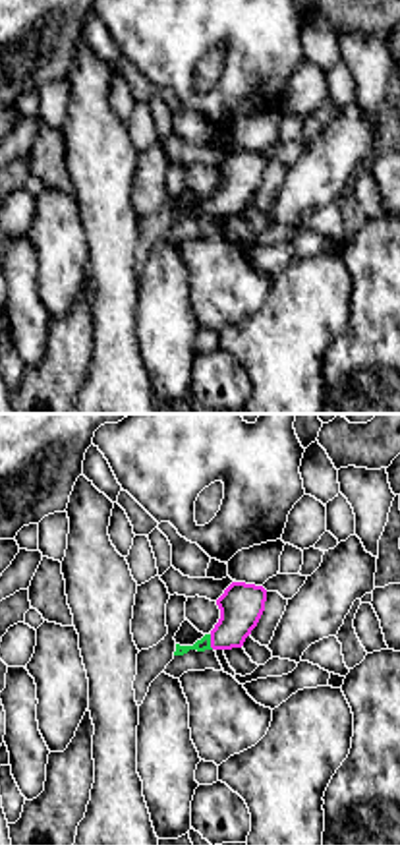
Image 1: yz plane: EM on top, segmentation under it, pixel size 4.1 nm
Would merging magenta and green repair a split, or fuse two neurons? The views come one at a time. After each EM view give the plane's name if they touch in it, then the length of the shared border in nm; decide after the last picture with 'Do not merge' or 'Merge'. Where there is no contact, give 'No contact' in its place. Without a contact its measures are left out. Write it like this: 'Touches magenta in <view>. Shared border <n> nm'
Touches magenta in yz. Shared border 70 nm

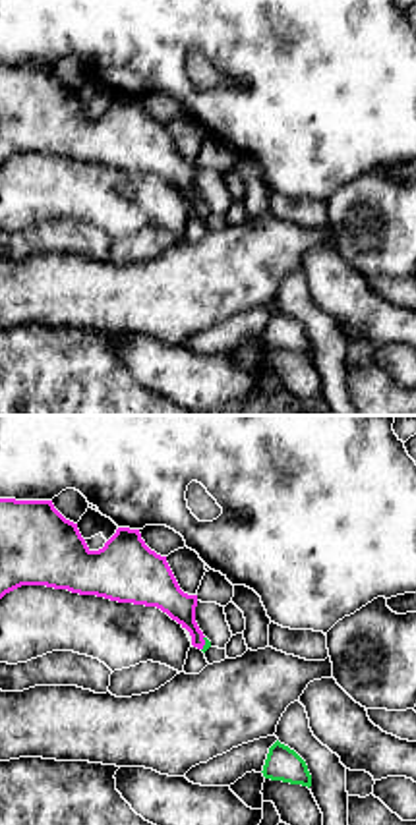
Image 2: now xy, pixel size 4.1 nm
Touches magenta in xy. Shared border 60 nm

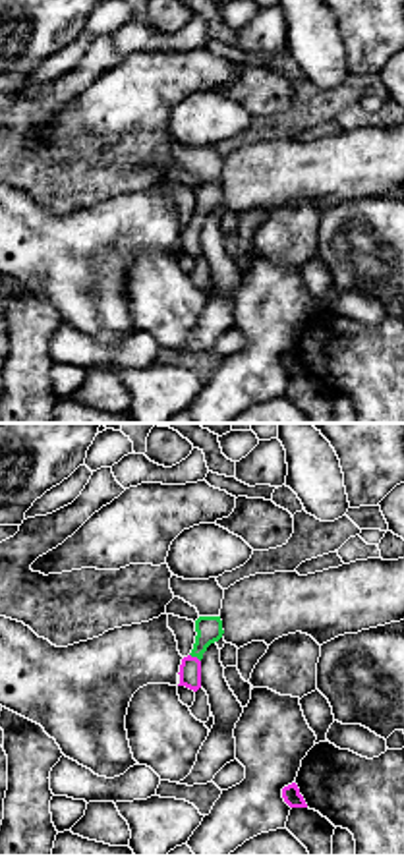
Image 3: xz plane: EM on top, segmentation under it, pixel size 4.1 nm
Touches magenta in xz. Shared border 60 nm

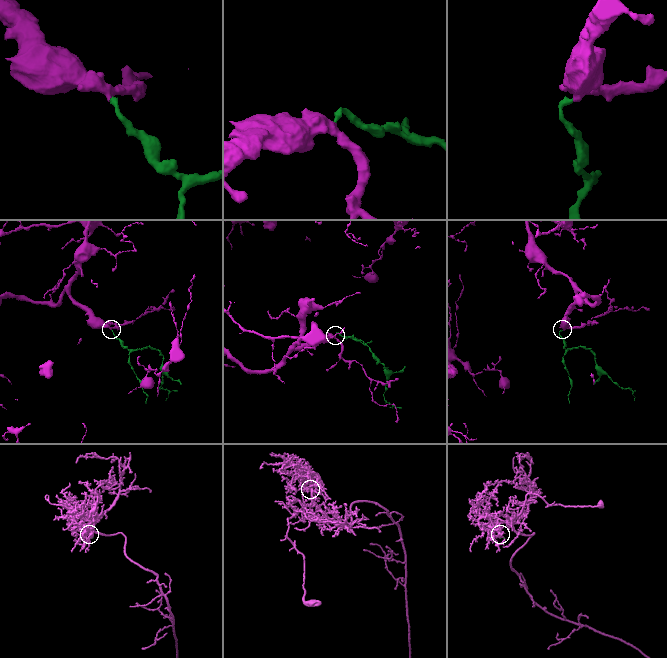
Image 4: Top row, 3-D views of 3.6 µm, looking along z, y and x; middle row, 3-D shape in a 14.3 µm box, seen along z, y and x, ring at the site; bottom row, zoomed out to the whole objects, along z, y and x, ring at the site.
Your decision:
Merge

